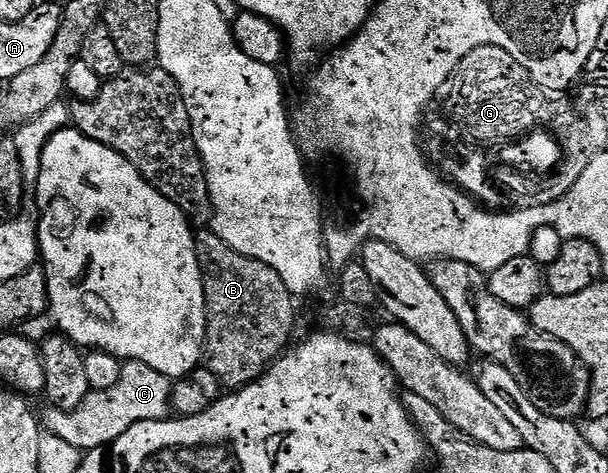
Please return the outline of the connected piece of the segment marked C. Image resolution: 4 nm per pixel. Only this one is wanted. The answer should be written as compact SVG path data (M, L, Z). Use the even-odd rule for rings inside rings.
M124 361L121 368L121 380L113 384L113 388L93 390L81 400L81 408L73 412L48 409L45 430L48 434L56 434L65 444L73 444L73 448L81 451L96 450L108 446L117 436L125 436L129 428L138 422L161 422L172 413L171 388L173 382L157 372L157 368L149 368L149 364Z

